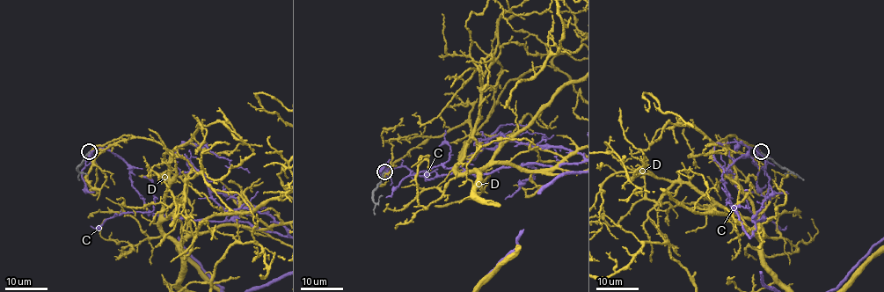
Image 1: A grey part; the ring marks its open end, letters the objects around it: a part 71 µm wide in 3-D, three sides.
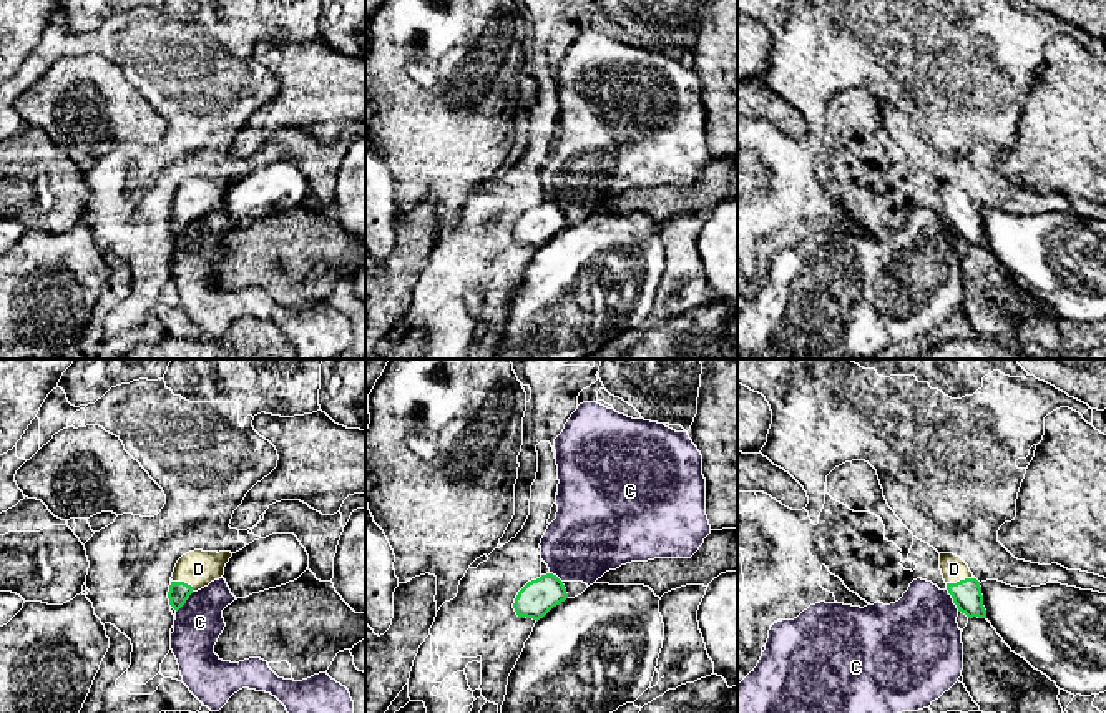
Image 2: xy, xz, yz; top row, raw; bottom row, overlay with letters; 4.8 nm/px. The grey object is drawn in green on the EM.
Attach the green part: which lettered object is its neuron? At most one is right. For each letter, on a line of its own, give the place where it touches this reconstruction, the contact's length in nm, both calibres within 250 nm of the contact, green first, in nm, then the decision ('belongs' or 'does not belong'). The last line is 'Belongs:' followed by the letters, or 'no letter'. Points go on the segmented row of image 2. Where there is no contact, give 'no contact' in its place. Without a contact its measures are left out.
C: meets green in yz at (954, 600); contact 130 nm long; 140 nm thick on the green side, 400 nm on the other; does not belong
D: meets green in yz at (960, 580); contact 140 nm long; 140 nm thick on the green side, 120 nm on the other; belongs
Belongs: D

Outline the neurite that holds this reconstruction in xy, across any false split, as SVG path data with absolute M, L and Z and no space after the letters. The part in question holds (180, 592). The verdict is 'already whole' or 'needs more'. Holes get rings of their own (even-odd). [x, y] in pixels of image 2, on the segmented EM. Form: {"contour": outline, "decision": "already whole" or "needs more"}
{"contour": "M194 550L183 555L173 572L168 592L169 605L178 612L193 592L223 578L224 567L232 557L231 552Z", "decision": "needs more"}

